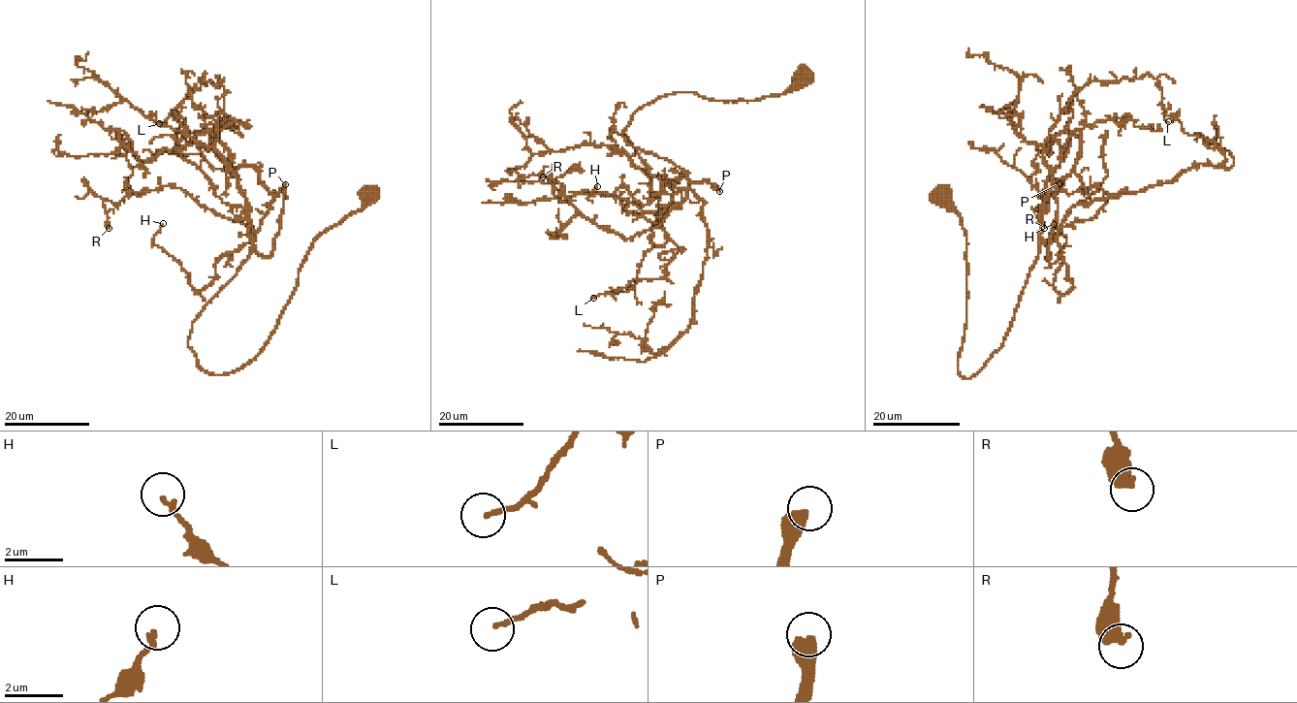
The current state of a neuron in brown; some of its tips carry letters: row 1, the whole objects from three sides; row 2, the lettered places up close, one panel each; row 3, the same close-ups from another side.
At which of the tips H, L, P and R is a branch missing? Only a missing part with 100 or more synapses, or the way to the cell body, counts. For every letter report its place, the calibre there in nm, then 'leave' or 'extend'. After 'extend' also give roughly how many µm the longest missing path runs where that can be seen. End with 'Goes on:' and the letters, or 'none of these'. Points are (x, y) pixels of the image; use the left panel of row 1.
H: at (163, 223); 160 nm thick; leave
L: at (159, 123); 160 nm thick; leave
P: at (285, 184); 500 nm thick; extend; about 90 µm are missing
R: at (109, 228); 480 nm thick; leave
Goes on: P

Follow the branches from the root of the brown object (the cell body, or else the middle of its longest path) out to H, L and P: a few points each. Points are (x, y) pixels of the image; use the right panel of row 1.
H: (941, 195), (966, 241), (964, 378), (1000, 347), (1042, 243), (1073, 287), (1053, 284), (1054, 224)
L: (941, 195), (966, 241), (957, 369), (971, 378), (1038, 253), (1043, 146), (1071, 95), (1150, 75), (1168, 121)
P: (941, 195), (966, 241), (957, 369), (971, 378), (1000, 347), (1042, 243), (1050, 258), (1059, 183)

